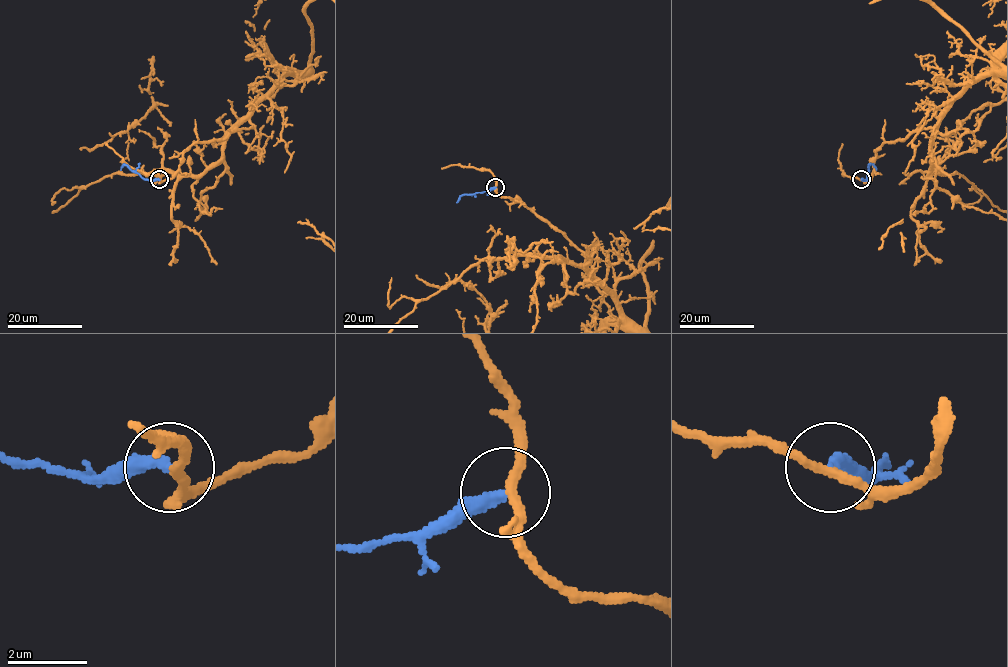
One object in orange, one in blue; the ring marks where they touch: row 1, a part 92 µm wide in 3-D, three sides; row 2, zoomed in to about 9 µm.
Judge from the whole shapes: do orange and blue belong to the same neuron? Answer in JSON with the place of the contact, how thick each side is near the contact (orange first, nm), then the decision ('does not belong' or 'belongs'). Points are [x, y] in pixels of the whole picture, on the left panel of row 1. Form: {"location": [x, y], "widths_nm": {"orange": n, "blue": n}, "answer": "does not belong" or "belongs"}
{"location": [159, 179], "widths_nm": {"orange": 200, "blue": 360}, "answer": "does not belong"}

